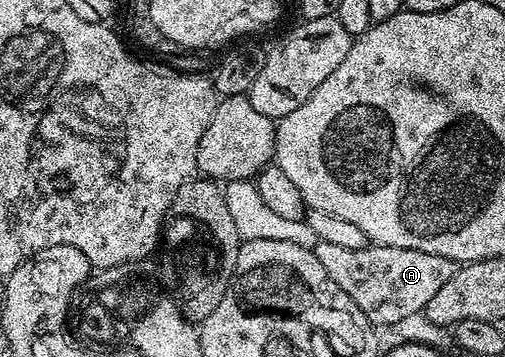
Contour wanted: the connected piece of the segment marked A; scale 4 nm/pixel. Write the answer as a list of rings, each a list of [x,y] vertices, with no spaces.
[[[317,242],[313,253],[320,265],[328,272],[328,277],[360,305],[360,309],[375,325],[389,325],[396,321],[404,321],[413,315],[423,314],[432,301],[433,295],[458,272],[459,264],[453,263],[448,257],[436,257],[436,253],[420,253],[420,249],[400,249],[399,247],[379,247],[371,245],[364,249],[339,249],[336,245]]]

